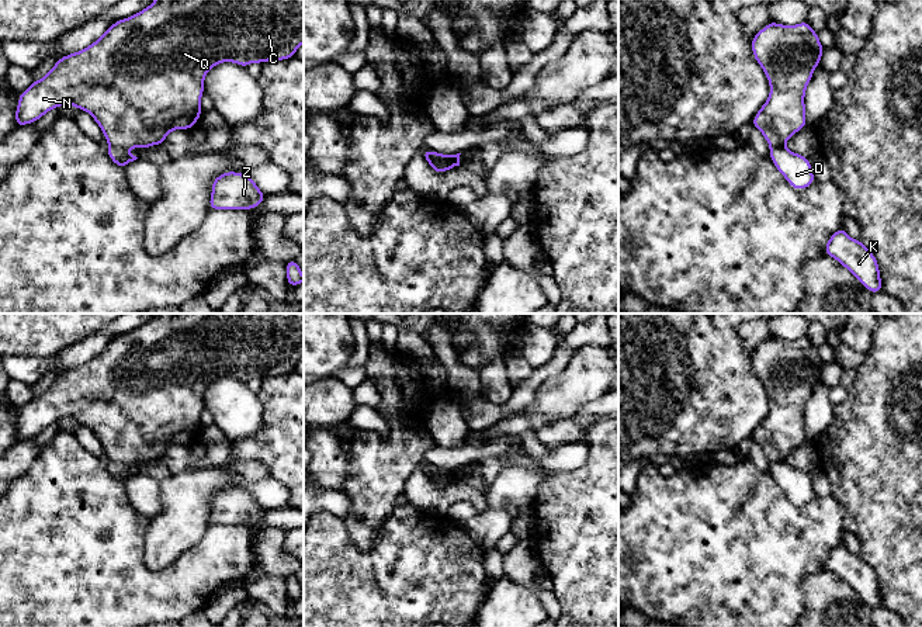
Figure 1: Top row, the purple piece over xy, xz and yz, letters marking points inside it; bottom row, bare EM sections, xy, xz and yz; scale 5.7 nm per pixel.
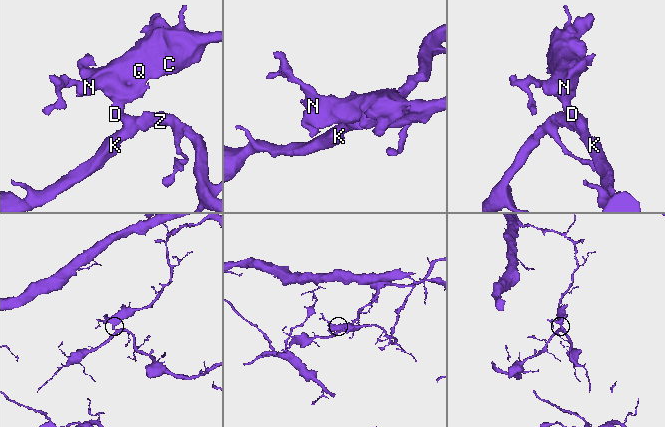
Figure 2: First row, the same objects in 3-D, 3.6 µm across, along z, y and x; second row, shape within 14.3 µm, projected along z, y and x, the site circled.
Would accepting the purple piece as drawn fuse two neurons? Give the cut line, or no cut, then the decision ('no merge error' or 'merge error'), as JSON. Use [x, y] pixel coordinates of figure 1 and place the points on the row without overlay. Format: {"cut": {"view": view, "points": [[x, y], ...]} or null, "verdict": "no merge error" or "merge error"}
{"cut": {"view": "xz", "points": [[436, 468], [449, 473], [456, 480]]}, "verdict": "merge error"}

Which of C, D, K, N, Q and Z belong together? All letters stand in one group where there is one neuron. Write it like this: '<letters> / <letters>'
C N Q / D K Z

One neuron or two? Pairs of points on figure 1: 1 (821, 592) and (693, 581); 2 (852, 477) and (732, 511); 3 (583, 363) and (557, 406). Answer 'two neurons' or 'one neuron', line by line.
1: two neurons
2: two neurons
3: one neuron

